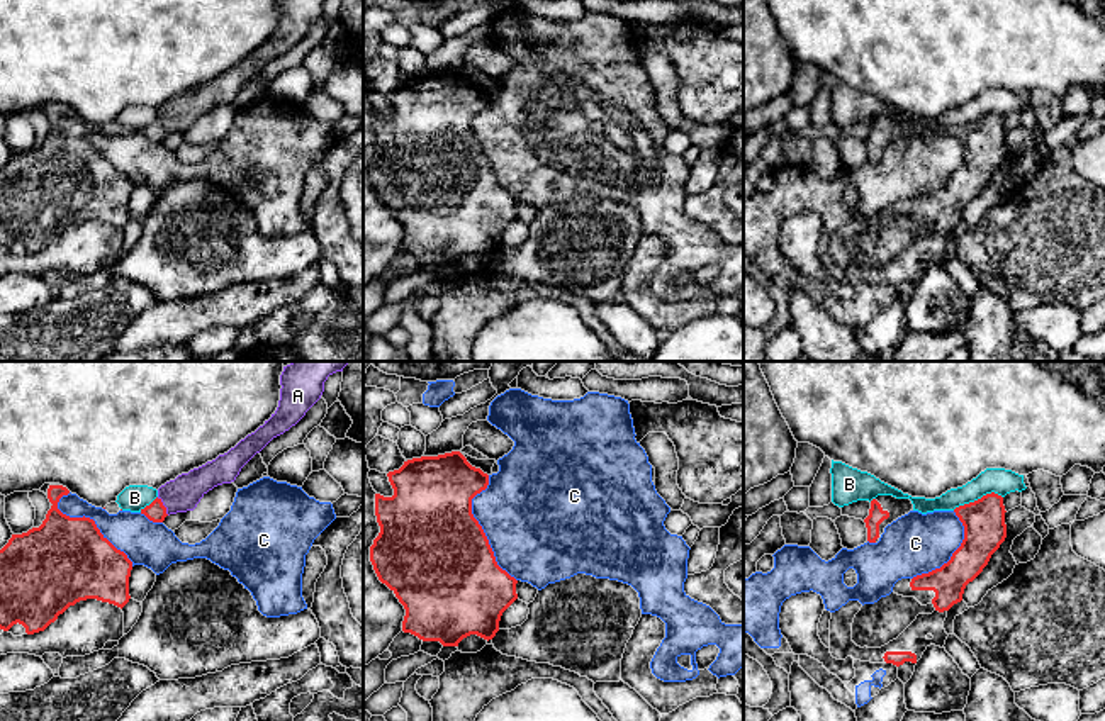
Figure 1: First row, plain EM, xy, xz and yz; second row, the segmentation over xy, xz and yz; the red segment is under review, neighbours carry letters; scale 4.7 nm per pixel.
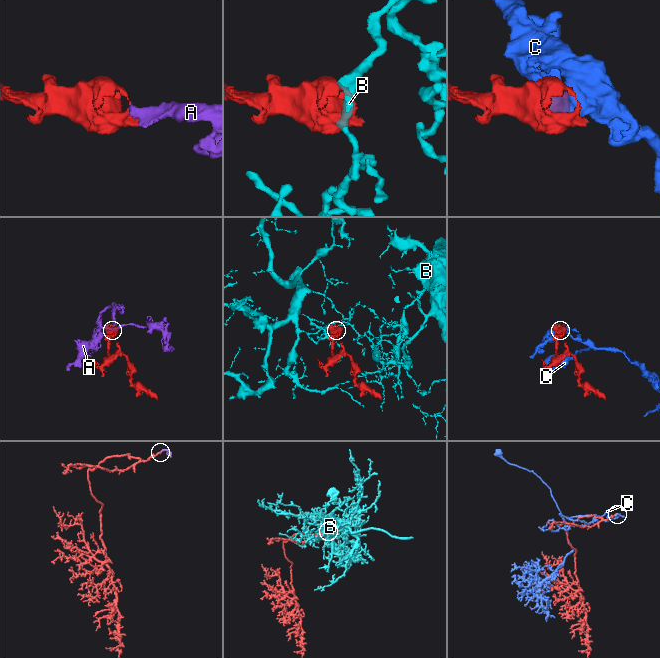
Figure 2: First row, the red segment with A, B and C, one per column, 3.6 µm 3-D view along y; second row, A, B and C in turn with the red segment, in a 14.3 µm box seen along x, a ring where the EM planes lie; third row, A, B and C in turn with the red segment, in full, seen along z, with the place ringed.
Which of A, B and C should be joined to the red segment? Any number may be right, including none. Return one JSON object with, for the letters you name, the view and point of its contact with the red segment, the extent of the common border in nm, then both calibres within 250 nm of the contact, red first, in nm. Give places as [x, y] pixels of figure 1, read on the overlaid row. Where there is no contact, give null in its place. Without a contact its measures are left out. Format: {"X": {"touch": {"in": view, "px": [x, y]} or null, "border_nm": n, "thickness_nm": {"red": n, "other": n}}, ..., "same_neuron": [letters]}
{"A": {"touch": {"in": "xy", "px": [163, 506]}, "border_nm": 110, "thickness_nm": {"red": 90, "other": 160}}, "same_neuron": ["A"]}

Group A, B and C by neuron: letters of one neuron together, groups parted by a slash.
A / B / C

